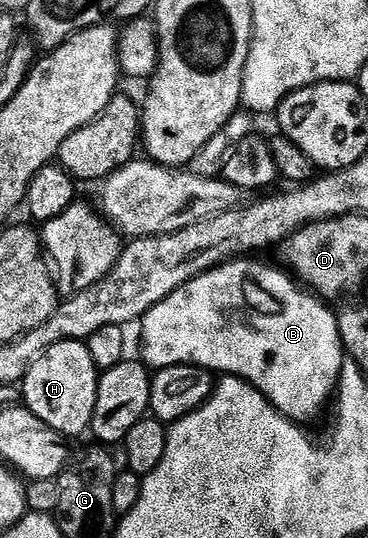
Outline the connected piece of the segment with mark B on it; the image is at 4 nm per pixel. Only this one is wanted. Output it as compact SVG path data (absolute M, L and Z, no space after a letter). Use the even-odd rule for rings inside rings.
M235 257L197 275L142 316L145 358L154 365L171 367L188 362L211 373L245 379L282 415L295 421L314 419L329 399L331 402L342 378L344 348L337 314L330 312L319 296L299 286L285 270L277 271L272 264L256 258L260 257Z

